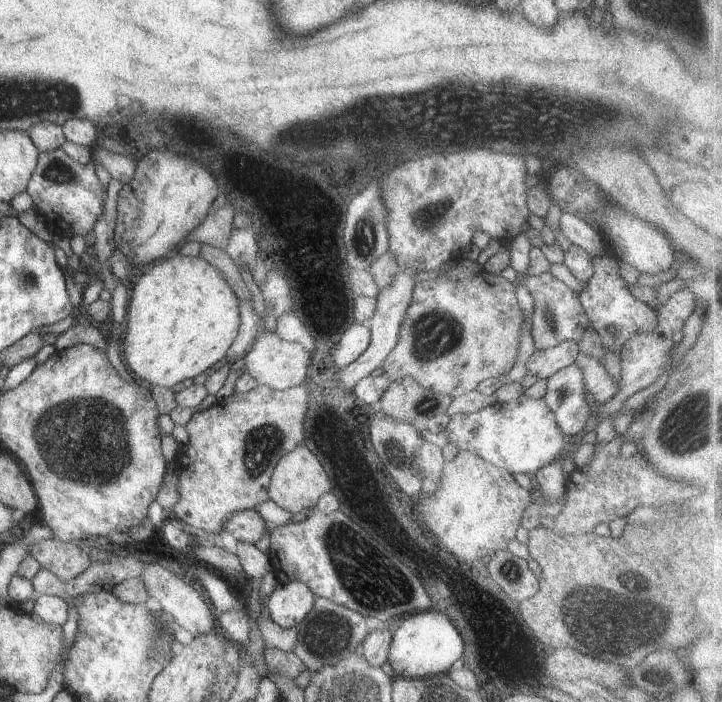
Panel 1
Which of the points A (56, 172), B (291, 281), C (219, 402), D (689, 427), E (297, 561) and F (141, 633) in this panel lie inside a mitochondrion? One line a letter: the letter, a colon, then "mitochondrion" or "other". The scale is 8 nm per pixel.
A: mitochondrion
B: other
C: other
D: mitochondrion
E: other
F: mitochondrion

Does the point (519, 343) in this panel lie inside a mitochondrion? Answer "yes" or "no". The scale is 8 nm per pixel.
no

